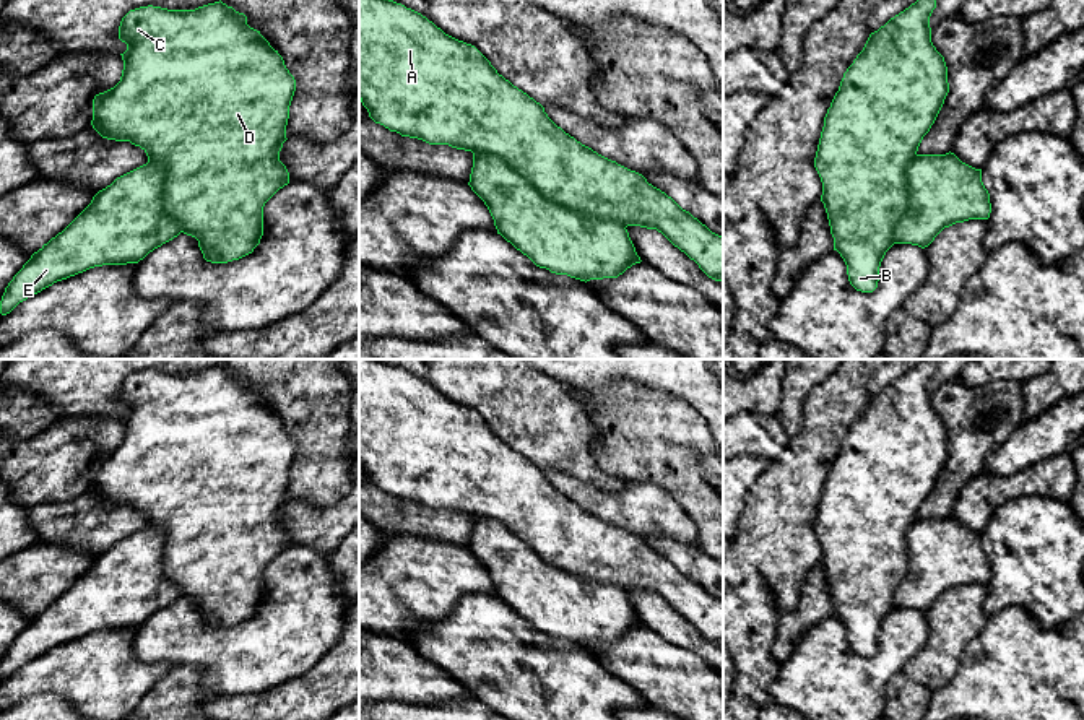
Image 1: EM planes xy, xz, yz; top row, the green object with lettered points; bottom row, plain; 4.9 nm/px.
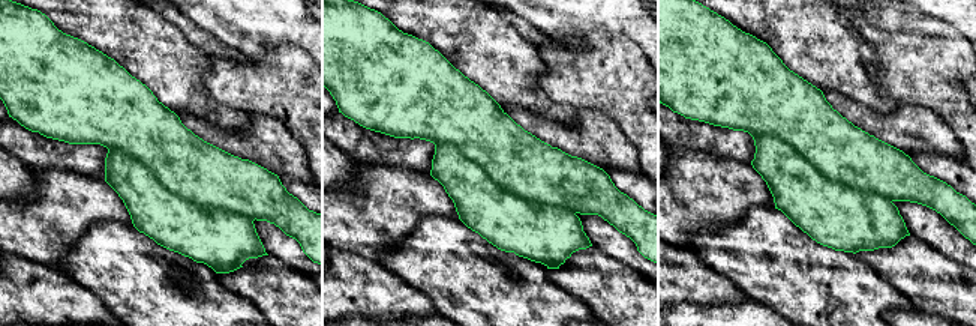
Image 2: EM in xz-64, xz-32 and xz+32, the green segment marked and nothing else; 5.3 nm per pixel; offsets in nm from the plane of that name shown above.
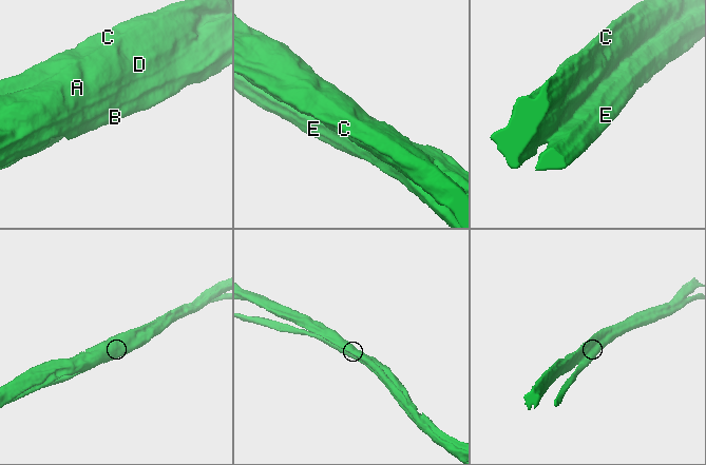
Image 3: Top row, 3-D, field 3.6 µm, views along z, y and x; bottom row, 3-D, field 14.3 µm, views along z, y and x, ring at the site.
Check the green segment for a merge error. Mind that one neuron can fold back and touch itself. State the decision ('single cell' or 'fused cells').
fused cells

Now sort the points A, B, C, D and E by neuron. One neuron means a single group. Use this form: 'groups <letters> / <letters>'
groups A B C D / E

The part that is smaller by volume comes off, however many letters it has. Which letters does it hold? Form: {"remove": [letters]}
{"remove": ["E"]}

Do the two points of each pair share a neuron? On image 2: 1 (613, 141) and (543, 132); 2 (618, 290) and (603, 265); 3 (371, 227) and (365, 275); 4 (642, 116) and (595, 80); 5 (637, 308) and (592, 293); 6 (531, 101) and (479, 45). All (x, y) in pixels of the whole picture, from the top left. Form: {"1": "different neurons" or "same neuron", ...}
{"1": "same neuron", "2": "same neuron", "3": "different neurons", "4": "same neuron", "5": "same neuron", "6": "same neuron"}

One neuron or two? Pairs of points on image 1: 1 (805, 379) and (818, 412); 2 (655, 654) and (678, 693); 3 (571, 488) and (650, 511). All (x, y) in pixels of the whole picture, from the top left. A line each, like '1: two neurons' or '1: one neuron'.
1: two neurons
2: one neuron
3: one neuron

